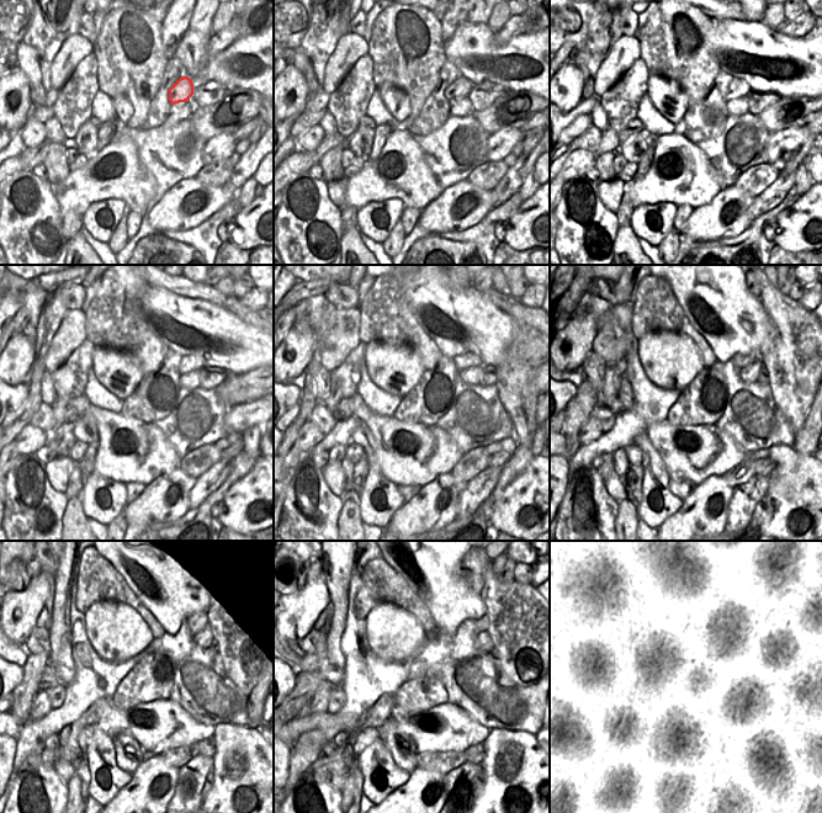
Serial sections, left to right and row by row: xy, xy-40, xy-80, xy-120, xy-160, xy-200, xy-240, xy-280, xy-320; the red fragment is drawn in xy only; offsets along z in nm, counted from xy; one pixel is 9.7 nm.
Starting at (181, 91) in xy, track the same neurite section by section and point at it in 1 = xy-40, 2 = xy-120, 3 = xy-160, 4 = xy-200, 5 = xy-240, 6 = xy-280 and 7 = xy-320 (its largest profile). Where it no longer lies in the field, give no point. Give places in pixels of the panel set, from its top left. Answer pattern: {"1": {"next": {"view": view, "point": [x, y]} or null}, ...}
{"1": {"next": {"view": "xy-40", "point": [461, 88]}}, "2": {"next": {"view": "xy-120", "point": [187, 362]}}, "3": {"next": {"view": "xy-160", "point": [463, 361]}}, "4": {"next": {"view": "xy-200", "point": [741, 360]}}, "5": {"next": {"view": "xy-240", "point": [197, 622]}}, "6": {"next": {"view": "xy-280", "point": [482, 623]}}, "7": {"next": {"view": "xy-320", "point": [758, 618]}}}

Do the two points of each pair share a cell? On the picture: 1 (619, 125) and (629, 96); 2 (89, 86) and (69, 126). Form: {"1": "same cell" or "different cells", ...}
{"1": "same cell", "2": "same cell"}

